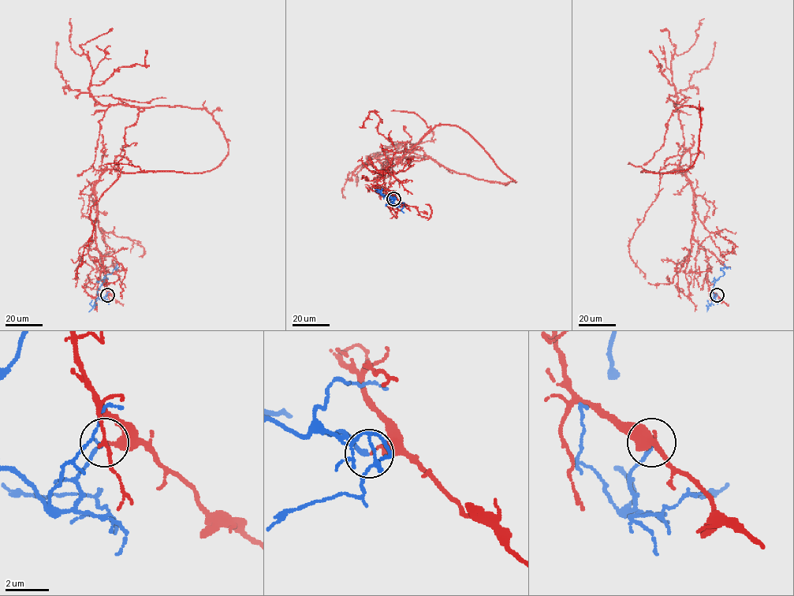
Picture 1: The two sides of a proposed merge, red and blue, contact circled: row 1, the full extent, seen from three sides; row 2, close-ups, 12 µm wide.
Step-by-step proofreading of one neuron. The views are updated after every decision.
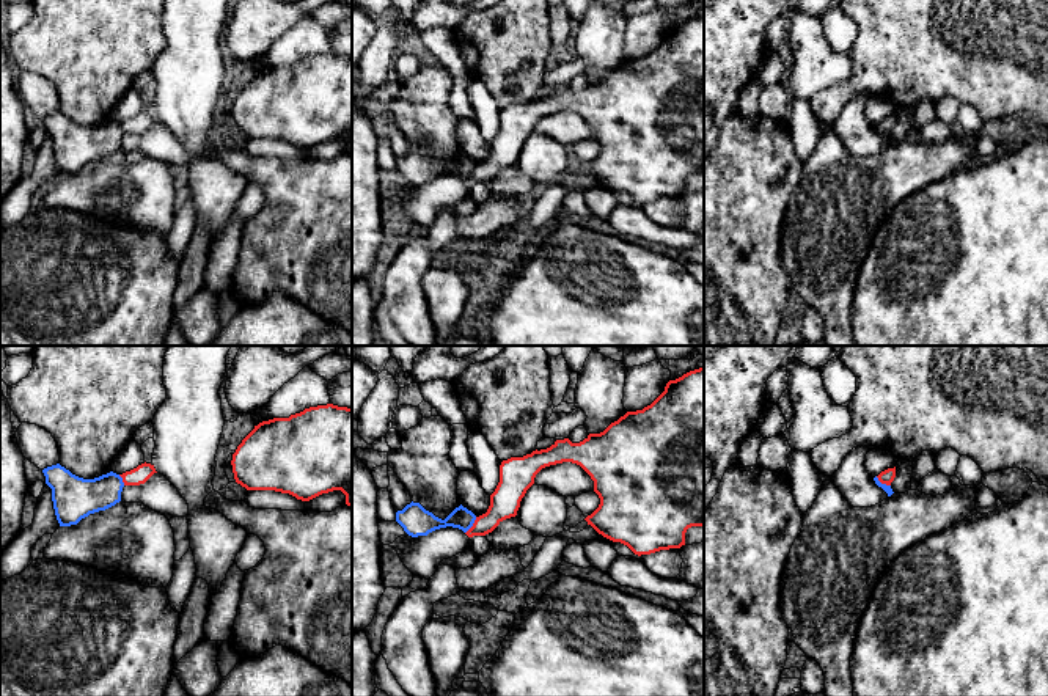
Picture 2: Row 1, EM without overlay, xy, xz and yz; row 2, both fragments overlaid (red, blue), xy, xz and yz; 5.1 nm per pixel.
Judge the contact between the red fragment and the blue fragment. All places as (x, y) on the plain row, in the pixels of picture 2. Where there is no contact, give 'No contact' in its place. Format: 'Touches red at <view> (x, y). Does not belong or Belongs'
Touches red at xz (473, 173). Does not belong

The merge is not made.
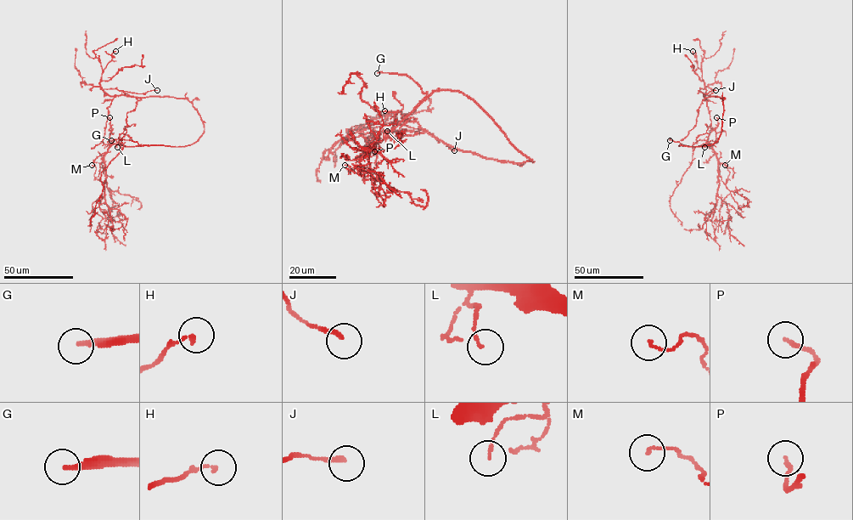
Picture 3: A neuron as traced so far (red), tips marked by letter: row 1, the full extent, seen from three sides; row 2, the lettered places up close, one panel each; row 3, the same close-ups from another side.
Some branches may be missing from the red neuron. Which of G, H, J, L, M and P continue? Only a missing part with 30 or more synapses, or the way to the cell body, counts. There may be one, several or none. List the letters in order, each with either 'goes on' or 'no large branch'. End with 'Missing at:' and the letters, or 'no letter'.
G: goes on
H: no large branch
J: no large branch
L: no large branch
M: no large branch
P: no large branch
Missing at: G

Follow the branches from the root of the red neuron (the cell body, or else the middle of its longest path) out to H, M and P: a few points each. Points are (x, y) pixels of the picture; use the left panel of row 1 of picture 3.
H: (193, 144), (203, 132), (204, 126), (198, 110), (186, 98), (110, 96), (102, 89), (102, 73), (115, 51)
M: (193, 144), (179, 146), (113, 144), (104, 156), (106, 184), (93, 176), (96, 166), (92, 165)
P: (193, 144), (179, 146), (110, 144), (109, 117)

